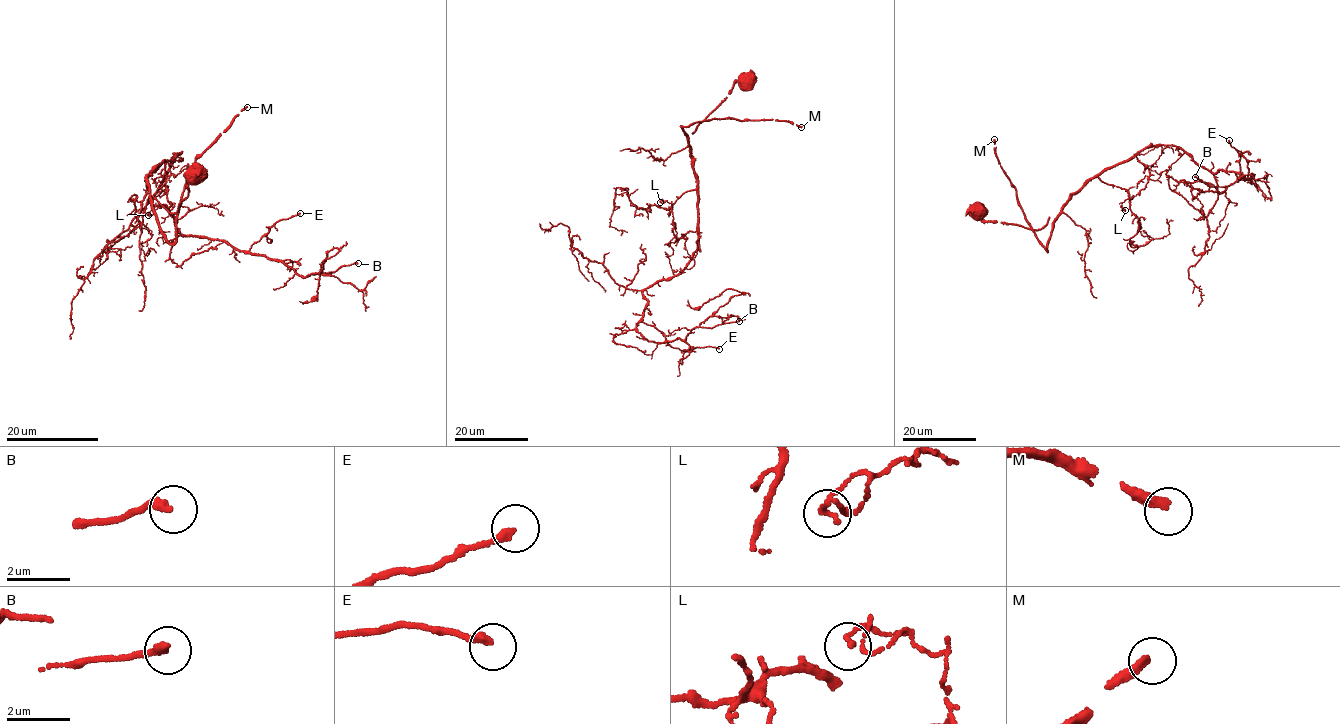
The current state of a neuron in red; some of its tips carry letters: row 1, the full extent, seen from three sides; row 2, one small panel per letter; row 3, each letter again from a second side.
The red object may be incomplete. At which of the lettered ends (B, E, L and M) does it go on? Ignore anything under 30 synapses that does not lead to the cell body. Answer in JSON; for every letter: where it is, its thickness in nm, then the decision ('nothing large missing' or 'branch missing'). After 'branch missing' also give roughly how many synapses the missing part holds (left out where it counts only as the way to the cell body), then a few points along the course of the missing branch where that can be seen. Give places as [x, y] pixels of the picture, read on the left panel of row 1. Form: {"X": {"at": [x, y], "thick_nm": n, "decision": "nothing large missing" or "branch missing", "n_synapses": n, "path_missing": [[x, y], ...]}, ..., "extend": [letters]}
{"B": {"at": [358, 263], "thick_nm": 240, "decision": "nothing large missing"}, "E": {"at": [300, 213], "thick_nm": 240, "decision": "nothing large missing"}, "L": {"at": [148, 215], "thick_nm": 110, "decision": "nothing large missing"}, "M": {"at": [247, 107], "thick_nm": 320, "decision": "branch missing", "n_synapses": 450}, "extend": ["M"]}

